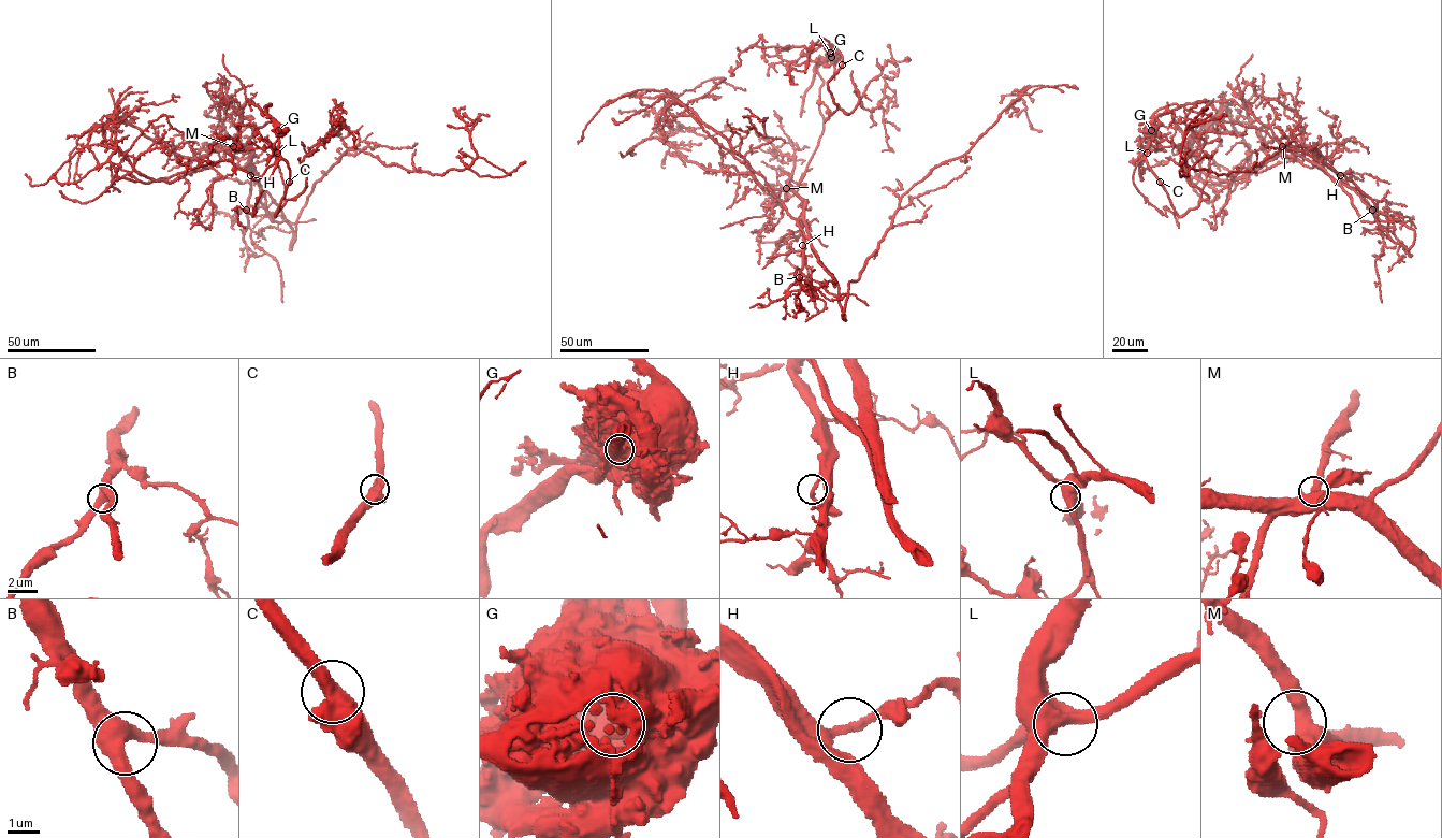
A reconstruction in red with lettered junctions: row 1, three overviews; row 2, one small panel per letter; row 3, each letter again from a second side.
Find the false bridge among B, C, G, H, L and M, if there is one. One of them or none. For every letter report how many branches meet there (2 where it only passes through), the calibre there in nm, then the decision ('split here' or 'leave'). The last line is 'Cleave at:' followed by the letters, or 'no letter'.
B: 3 | 550 nm | leave
C: 3 | 500 nm | leave
G: 2 | 950 nm | split here
H: 2 | 260 nm | leave
L: 3 | 440 nm | leave
M: 2 | 500 nm | leave
Cleave at: G

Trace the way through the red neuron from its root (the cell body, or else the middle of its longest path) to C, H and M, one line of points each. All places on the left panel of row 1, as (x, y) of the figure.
C: (280, 130), (279, 154), (289, 169), (289, 182)
H: (280, 130), (265, 112), (268, 103), (266, 114), (271, 121), (257, 127), (241, 147), (250, 145), (250, 174)
M: (280, 130), (265, 112), (268, 103), (266, 114), (271, 121), (257, 127), (244, 145), (233, 146)

